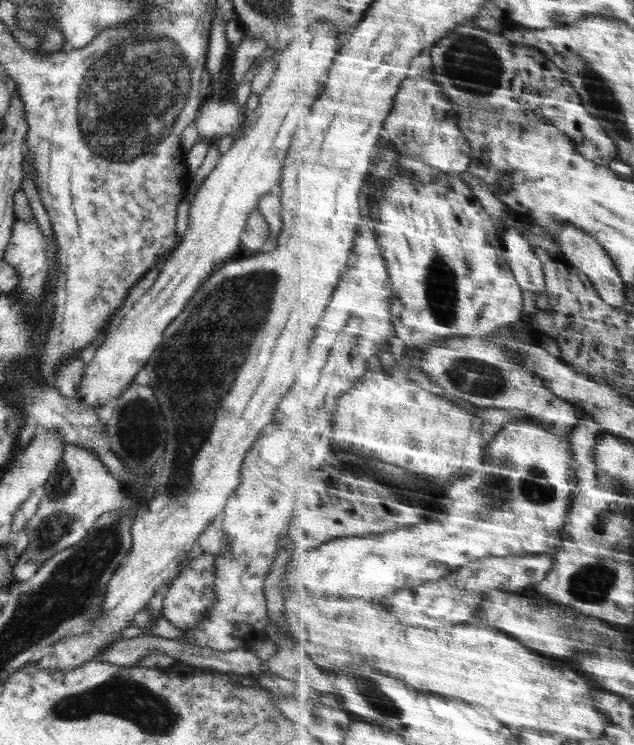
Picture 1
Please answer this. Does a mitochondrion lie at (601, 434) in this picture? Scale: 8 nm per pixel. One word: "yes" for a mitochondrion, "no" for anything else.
no

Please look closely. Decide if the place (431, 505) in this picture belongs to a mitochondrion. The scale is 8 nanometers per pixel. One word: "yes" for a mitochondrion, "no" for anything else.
no

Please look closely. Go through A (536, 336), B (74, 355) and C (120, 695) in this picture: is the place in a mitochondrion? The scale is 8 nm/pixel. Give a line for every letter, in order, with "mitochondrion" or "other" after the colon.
A: other
B: other
C: mitochondrion

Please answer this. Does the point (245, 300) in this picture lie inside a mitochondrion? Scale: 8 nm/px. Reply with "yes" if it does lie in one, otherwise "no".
yes

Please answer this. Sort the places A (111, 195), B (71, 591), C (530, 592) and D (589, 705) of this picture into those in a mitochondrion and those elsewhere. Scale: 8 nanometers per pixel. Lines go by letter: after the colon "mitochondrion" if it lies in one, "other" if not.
A: other
B: mitochondrion
C: other
D: other

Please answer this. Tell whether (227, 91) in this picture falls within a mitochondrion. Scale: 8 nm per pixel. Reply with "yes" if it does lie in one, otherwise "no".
no

